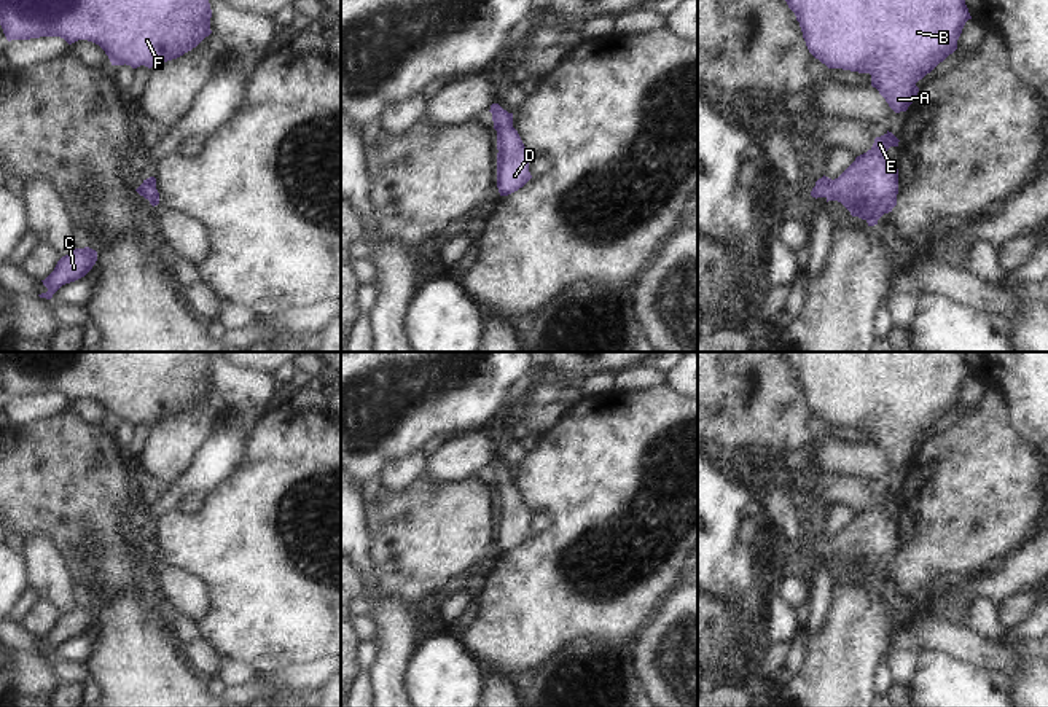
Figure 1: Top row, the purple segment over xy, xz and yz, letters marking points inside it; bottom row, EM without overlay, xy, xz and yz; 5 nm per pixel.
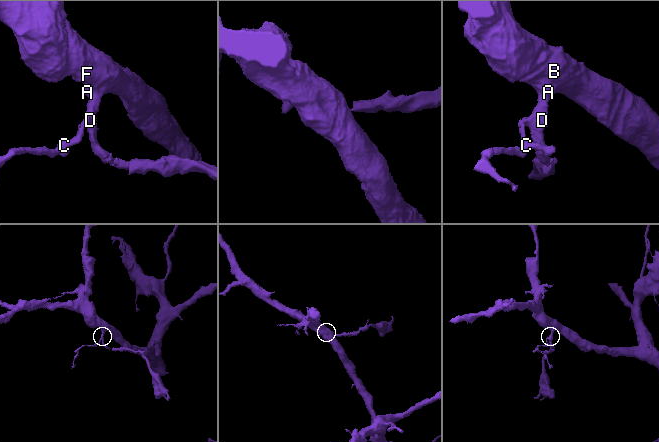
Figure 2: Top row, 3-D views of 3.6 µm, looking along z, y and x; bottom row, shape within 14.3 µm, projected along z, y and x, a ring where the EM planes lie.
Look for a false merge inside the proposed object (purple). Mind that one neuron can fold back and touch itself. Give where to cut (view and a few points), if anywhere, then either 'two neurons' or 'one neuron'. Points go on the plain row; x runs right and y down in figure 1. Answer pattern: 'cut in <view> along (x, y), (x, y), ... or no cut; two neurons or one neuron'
no cut; one neuron

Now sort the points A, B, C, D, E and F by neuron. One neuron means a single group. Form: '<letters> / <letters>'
A B C D E F

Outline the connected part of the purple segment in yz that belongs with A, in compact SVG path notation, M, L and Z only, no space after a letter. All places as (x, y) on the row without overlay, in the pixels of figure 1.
M784 352L800 379L809 409L828 425L843 425L871 432L871 443L879 447L889 463L906 468L917 454L916 439L957 406L957 396L968 376L960 352Z

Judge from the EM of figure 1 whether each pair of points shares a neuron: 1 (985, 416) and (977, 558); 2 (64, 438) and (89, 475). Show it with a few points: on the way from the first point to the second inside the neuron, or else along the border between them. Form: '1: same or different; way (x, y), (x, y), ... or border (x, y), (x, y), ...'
1: same; way (983, 451), (980, 523)
2: same; way (64, 448), (80, 465)

